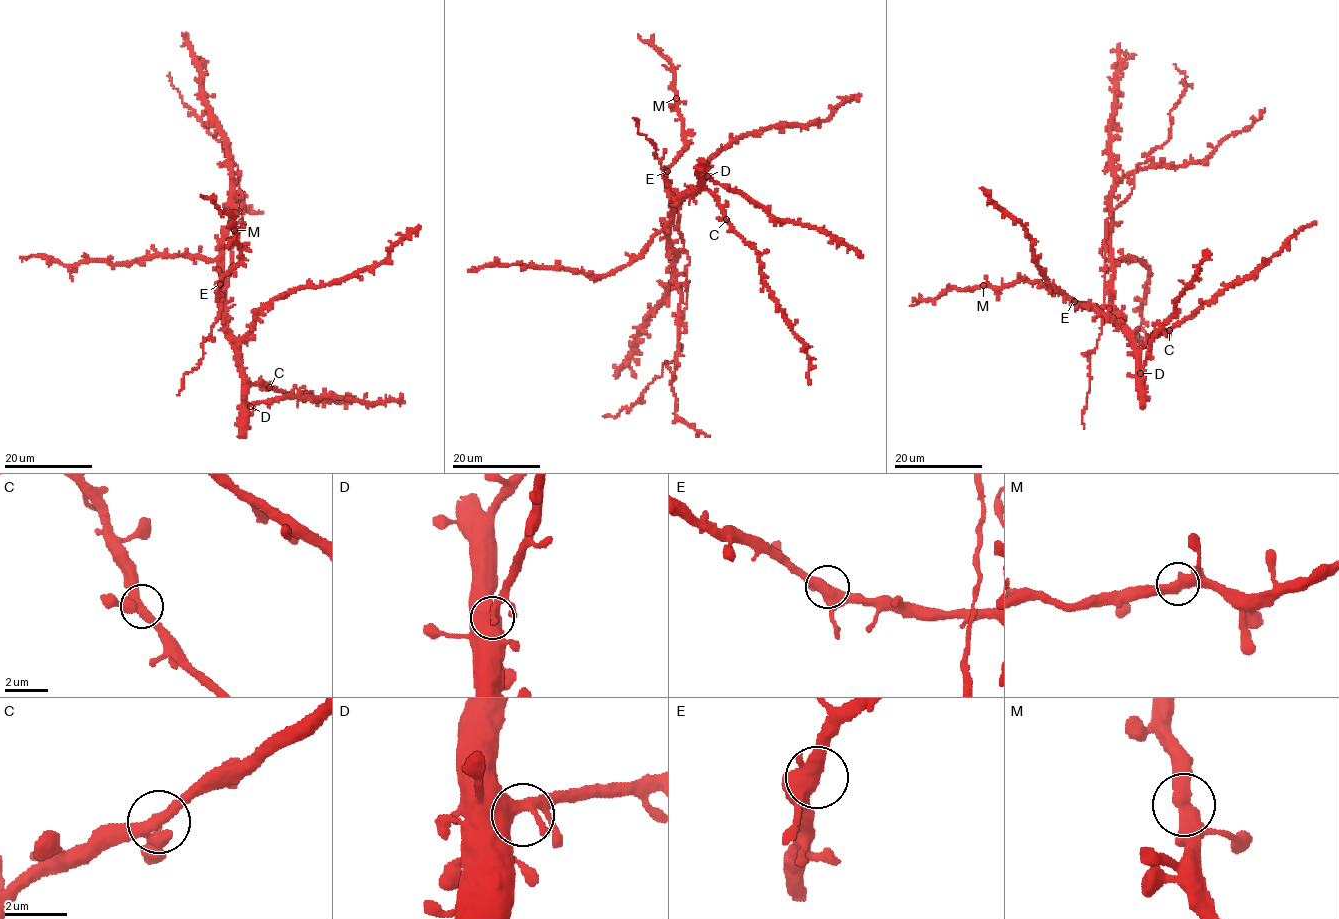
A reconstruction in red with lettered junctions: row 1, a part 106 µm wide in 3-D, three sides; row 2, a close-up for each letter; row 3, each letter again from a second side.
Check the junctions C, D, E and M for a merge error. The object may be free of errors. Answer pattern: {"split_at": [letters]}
{"split_at": []}

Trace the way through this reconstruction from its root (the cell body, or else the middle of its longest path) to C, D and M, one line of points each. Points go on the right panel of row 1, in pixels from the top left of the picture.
C: (1112, 273), (1111, 311), (1137, 350), (1140, 351), (1150, 339), (1169, 330)
D: (1112, 273), (1111, 311), (1130, 339), (1137, 357), (1137, 371), (1140, 373)
M: (1112, 273), (1111, 300), (1108, 305), (1101, 306), (1074, 303), (1038, 281), (1017, 280), (1000, 287), (983, 286)

